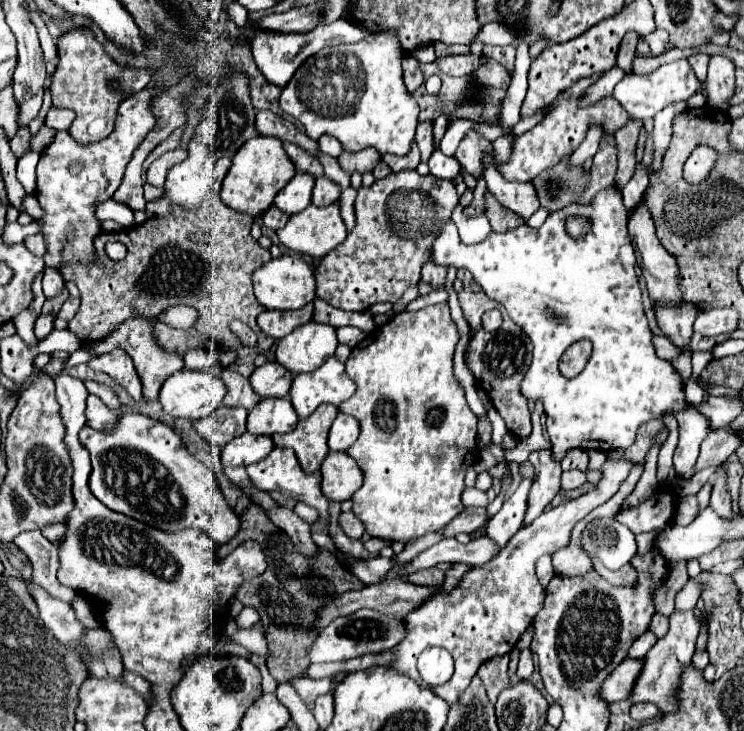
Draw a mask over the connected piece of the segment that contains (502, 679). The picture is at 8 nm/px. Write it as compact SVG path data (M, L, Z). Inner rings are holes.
M508 655L497 656L485 661L478 671L482 675L482 683L488 691L488 699L494 703L502 689L510 687L512 679L508 675Z

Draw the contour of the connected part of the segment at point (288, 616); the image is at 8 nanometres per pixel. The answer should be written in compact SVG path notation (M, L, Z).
M252 503L246 515L242 515L238 535L240 537L234 539L258 541L268 559L268 569L264 571L264 575L244 581L234 593L234 597L242 605L250 605L260 613L260 623L266 631L268 641L266 667L270 675L276 679L276 683L288 683L294 677L304 677L310 665L308 649L316 639L318 609L338 599L346 591L362 589L364 583L350 569L346 569L334 553L326 549L320 549L320 553L314 557L302 557L294 549L290 537L278 527L274 527L274 523L270 523L260 505Z

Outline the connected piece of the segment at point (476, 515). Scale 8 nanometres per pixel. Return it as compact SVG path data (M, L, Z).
M466 507L462 515L458 515L458 519L452 519L438 533L444 537L456 537L458 533L472 533L484 523L486 523L486 513L482 511L482 507Z

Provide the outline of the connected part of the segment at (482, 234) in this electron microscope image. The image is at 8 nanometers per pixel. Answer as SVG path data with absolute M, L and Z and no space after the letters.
M461 206L454 209L452 220L458 229L462 243L465 245L477 244L485 240L492 230L485 215L476 216L476 220L466 218Z

